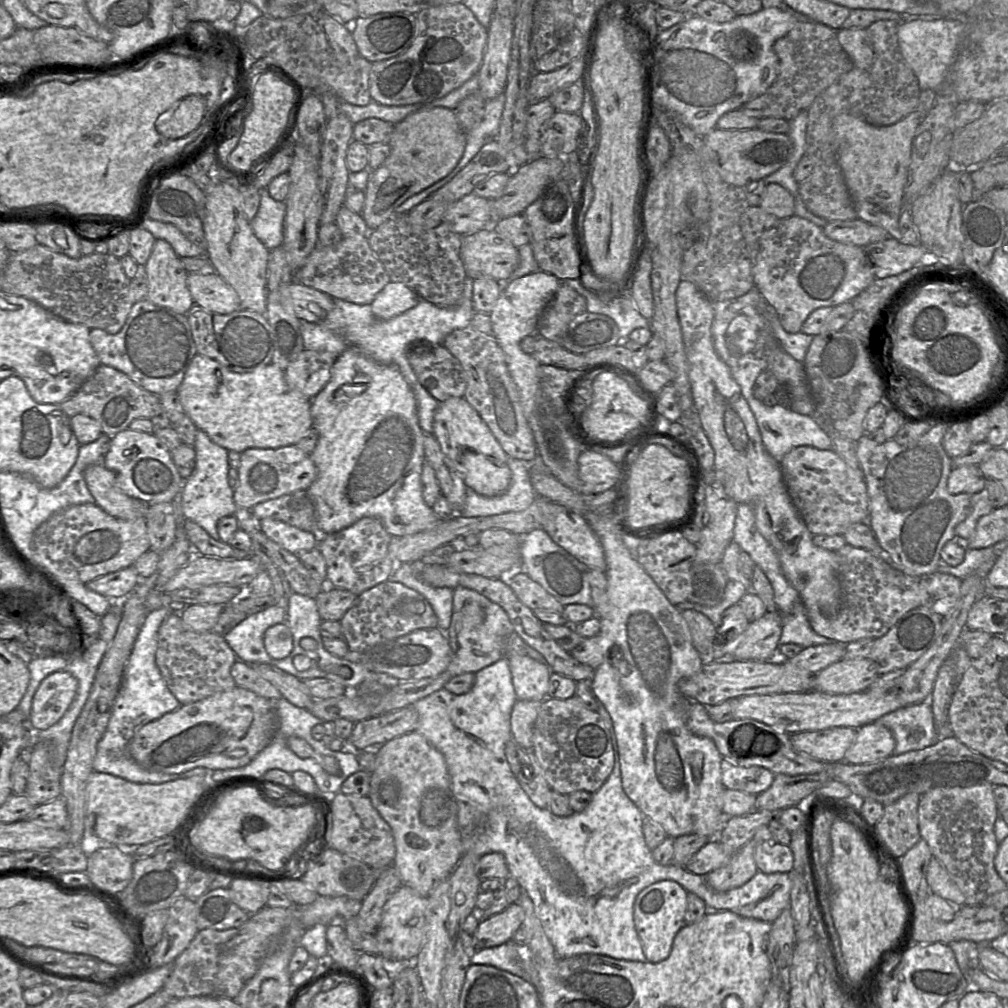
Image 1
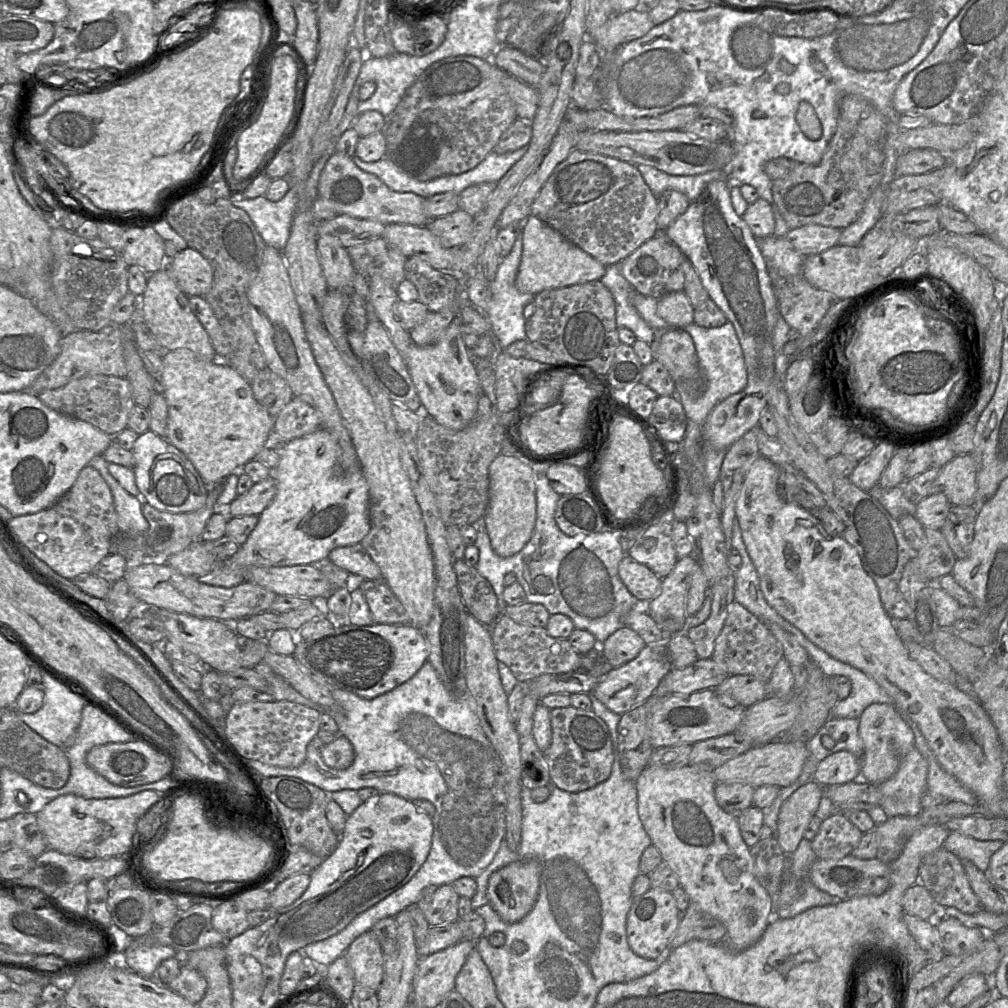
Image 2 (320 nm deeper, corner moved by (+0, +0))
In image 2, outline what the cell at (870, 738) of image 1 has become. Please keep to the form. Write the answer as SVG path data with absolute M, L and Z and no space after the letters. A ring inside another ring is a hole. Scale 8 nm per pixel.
M841 750L824 758L817 766L813 779L823 787L852 782L860 776L861 758Z

